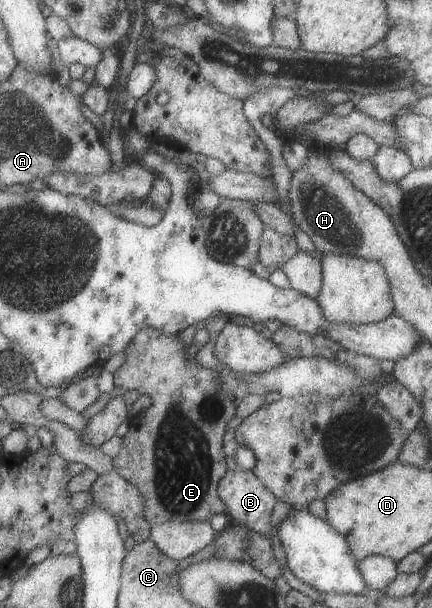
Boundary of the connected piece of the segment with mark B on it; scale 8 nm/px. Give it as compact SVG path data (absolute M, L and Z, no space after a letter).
M229 471L222 478L218 492L231 521L264 537L273 535L270 522L278 500L251 471Z

